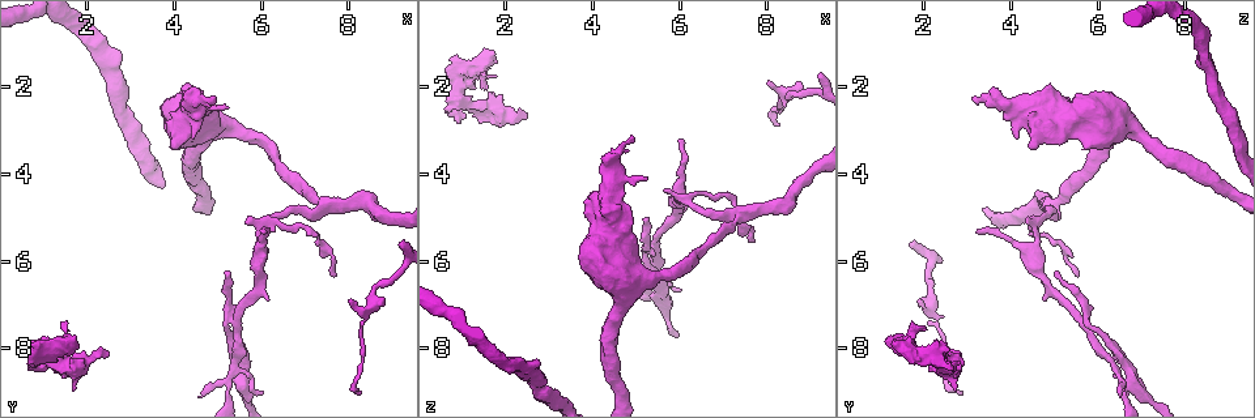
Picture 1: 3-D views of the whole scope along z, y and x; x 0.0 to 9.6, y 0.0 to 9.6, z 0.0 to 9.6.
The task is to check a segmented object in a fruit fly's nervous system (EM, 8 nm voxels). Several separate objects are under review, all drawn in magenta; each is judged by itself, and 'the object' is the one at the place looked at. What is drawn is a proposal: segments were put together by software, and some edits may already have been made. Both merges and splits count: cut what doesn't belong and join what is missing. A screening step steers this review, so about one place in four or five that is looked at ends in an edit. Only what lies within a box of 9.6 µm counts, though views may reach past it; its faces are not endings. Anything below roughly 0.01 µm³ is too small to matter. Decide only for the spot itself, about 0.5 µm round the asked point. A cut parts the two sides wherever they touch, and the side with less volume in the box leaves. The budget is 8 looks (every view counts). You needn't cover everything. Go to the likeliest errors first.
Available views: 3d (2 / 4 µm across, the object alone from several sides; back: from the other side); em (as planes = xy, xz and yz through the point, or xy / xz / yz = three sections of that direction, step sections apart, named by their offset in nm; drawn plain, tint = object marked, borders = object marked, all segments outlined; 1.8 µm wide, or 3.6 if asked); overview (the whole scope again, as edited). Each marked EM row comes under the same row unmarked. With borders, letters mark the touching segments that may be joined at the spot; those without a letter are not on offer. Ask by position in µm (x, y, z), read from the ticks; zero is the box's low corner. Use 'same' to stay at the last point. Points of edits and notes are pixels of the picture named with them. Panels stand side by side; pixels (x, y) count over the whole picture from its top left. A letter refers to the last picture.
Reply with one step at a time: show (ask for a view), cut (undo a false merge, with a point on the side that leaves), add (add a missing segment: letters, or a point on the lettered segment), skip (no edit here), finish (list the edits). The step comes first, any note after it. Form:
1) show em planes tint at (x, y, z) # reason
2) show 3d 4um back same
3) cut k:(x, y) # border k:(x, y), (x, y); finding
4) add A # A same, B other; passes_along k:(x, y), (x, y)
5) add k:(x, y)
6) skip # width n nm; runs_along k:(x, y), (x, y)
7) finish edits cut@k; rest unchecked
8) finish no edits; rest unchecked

show em yz step 8 borders at (0.90, 8.30, 2.85)

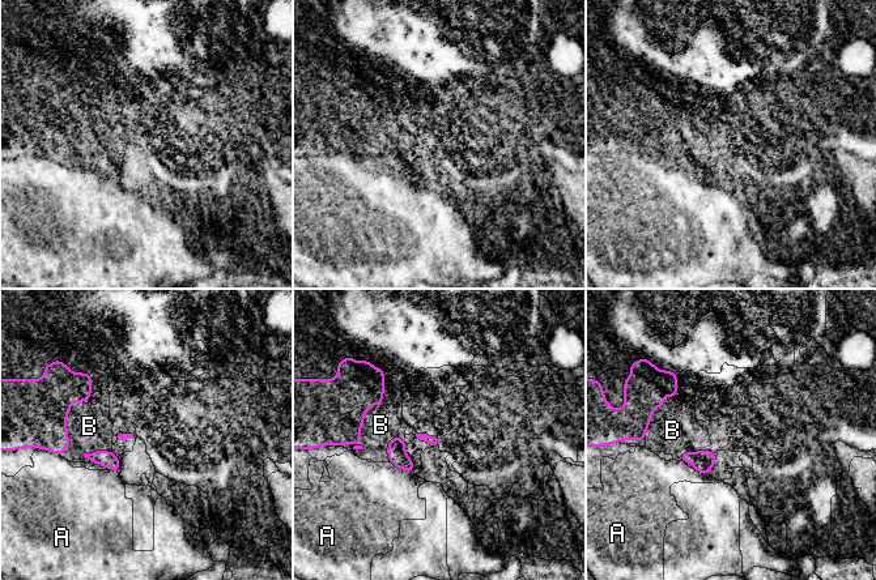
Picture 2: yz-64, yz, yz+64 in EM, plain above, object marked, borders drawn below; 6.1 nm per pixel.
show em xz step 4 borders same # another direction

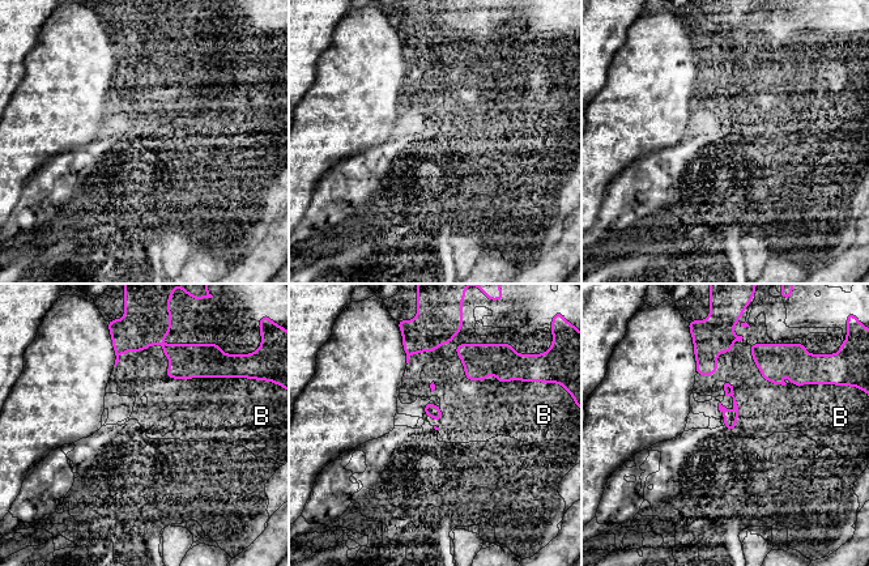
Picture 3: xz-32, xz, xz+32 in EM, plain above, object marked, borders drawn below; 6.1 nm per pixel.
add B # B same; passes_along 3:(147, 315), (163, 350), (137, 374); it goes on there

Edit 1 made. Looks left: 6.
show overview # see it whole again

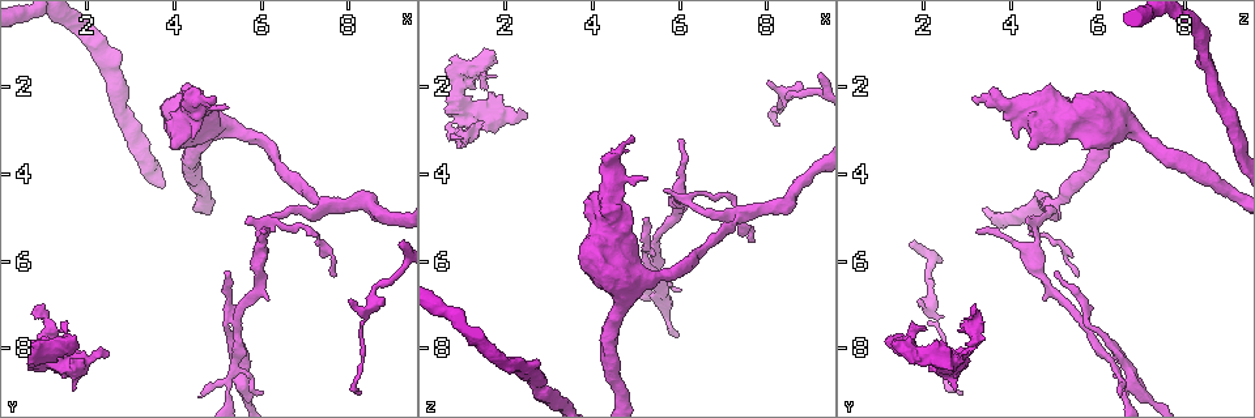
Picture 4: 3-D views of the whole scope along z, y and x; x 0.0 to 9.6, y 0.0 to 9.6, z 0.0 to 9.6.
show em planes borders at (1.75, 7.70, 1.15) # thick end

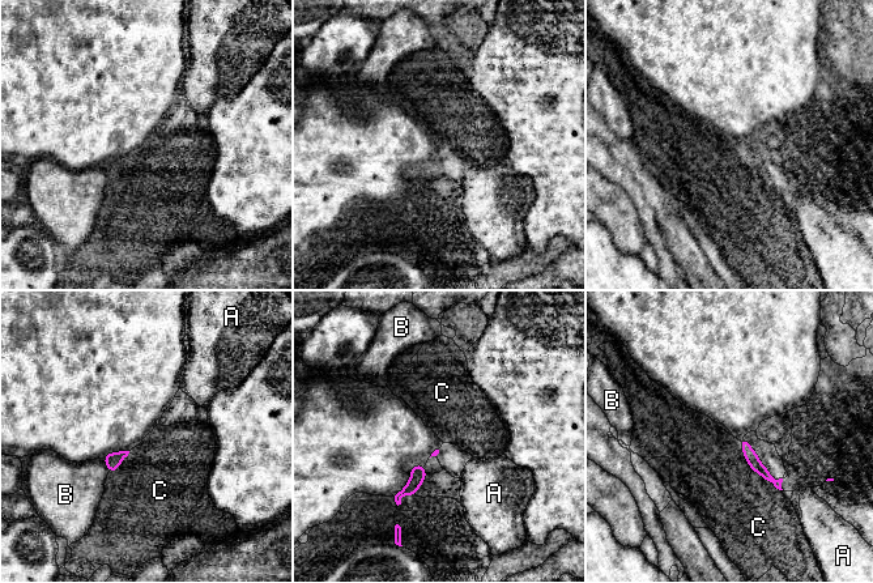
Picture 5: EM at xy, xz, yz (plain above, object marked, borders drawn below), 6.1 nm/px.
skip # A other, B other, C other; runs_along 5:(744, 442), (754, 463), (778, 484); no lettered segment goes on from it

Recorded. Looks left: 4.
show 3d 4um at (5.50, 7.10, 5.45) # abrupt turn

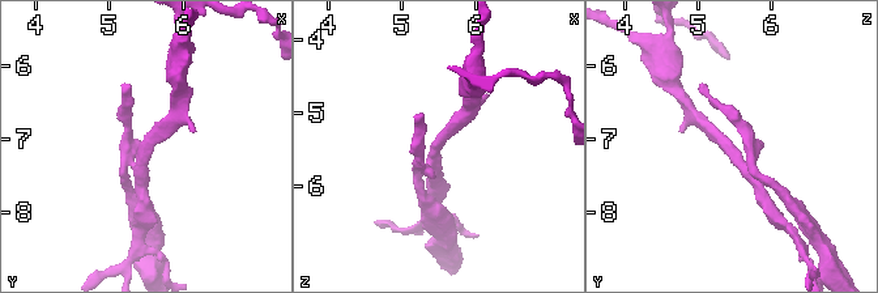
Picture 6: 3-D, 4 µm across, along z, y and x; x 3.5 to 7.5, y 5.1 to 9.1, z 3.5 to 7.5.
show em planes borders at (5.40, 7.10, 5.40) # shape alone is not enough

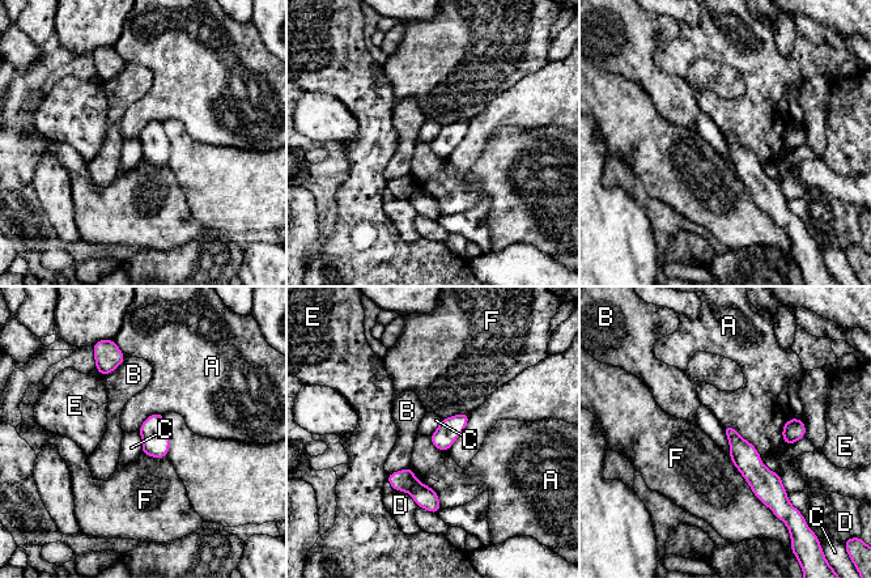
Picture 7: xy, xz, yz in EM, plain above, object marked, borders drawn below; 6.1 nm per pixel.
cut 7:(403, 480) # width 140 nm; A other, B other, C other, D other, E other, F other; border 7:(416, 480), (408, 492); a second neuron is stuck on

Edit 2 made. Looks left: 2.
finish edits add@3, cut@7; rest unchecked

